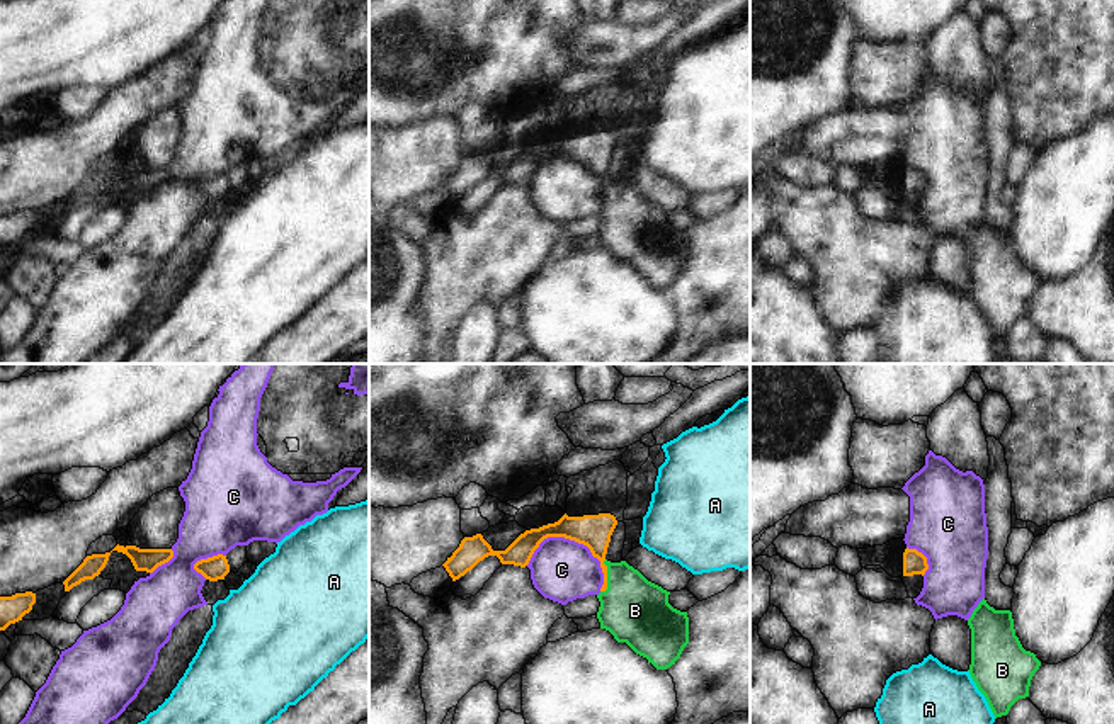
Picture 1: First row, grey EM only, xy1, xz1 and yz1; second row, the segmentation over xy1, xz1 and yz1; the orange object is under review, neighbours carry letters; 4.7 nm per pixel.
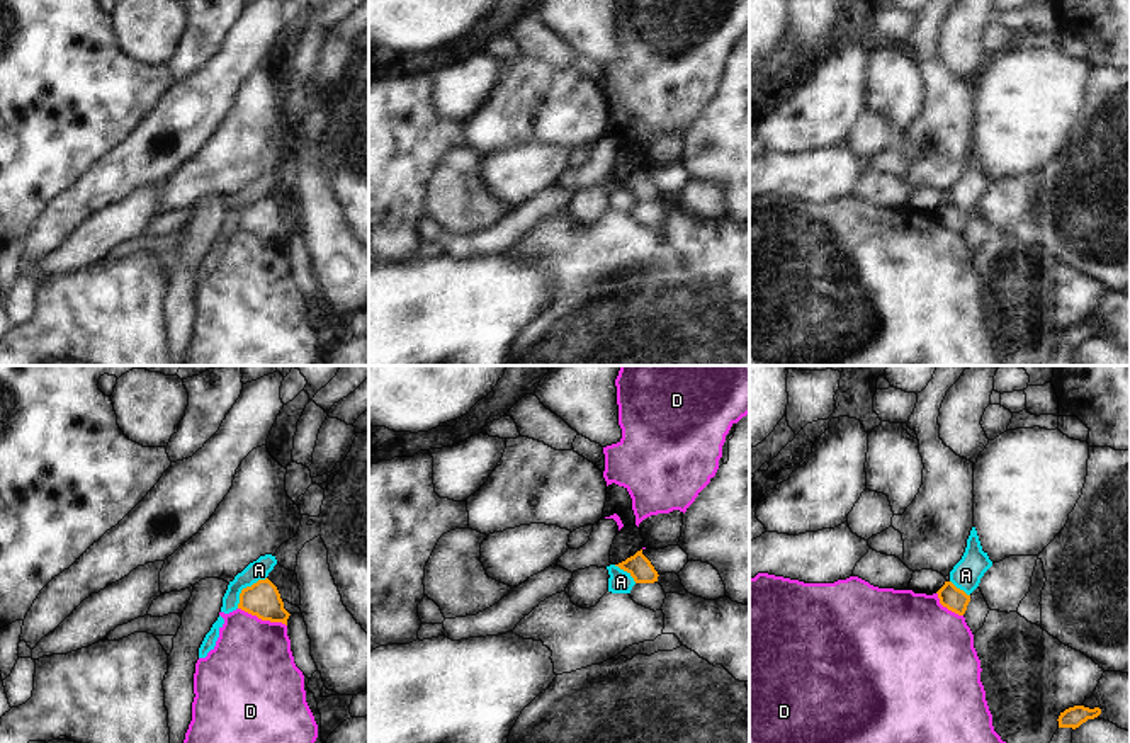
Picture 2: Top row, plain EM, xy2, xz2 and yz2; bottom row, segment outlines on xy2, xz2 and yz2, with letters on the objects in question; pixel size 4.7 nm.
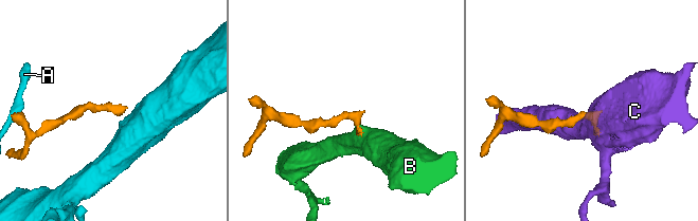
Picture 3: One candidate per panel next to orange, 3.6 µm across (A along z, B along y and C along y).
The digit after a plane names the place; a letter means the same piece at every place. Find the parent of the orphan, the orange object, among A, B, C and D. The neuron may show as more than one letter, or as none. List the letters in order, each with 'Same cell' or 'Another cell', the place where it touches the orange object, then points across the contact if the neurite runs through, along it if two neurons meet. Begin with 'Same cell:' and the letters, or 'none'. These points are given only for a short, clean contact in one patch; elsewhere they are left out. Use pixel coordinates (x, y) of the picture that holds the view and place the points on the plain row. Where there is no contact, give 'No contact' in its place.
Same cell: B
A: Another cell. Touches orange at xy2 (247, 206). Boundary: xy2 (265, 196), (242, 209), (237, 226)
B: Same cell. Touches orange at xz1 (606, 196). Path across: xz1 (594, 150), (606, 196), (635, 230)
C: Another cell. Touches orange at xz1 (572, 158)
D: Another cell. Touches orange at xy2 (262, 238)

